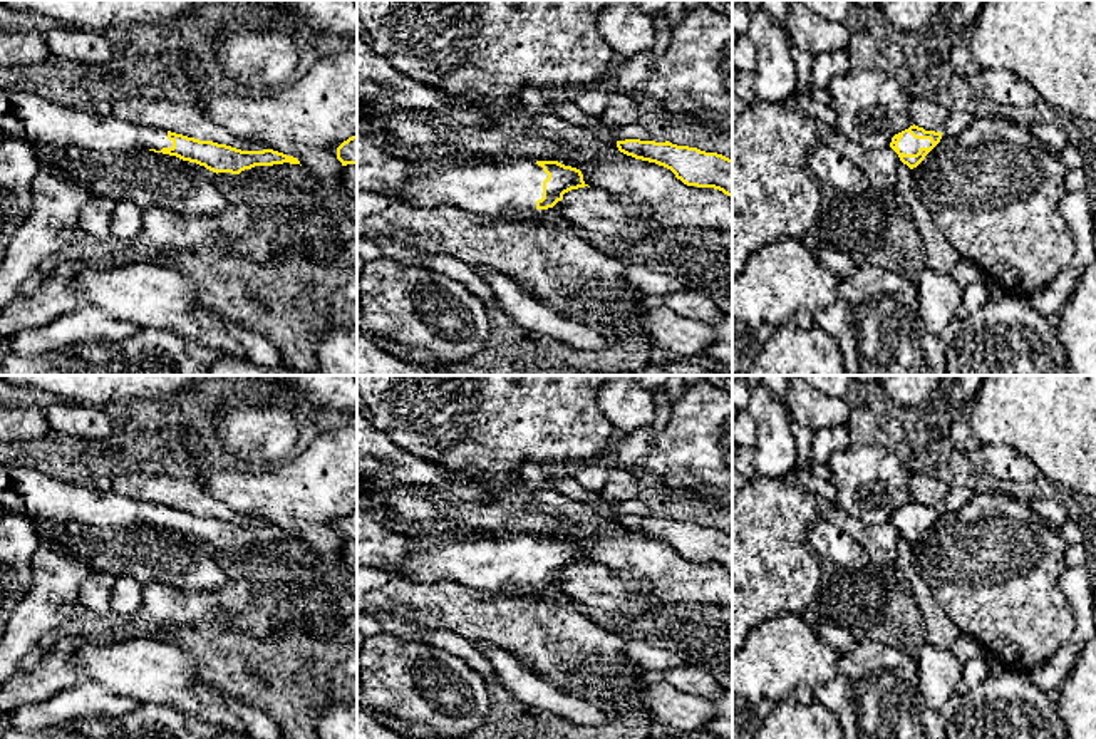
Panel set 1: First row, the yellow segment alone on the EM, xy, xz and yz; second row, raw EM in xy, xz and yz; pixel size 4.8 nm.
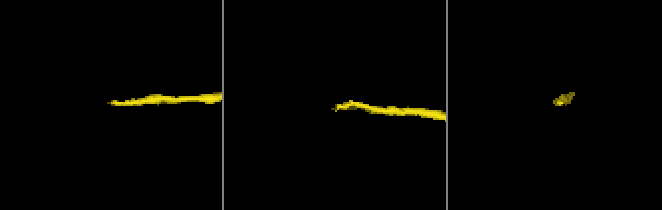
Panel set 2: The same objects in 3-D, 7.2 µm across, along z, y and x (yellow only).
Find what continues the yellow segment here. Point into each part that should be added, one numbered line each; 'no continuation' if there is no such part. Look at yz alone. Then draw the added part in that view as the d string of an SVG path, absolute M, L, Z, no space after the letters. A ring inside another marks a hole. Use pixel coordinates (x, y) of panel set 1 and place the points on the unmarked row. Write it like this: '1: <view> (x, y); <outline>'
1: yz (909, 520); M905 508L898 518L900 528L917 530L920 523L930 523L930 514L915 514L910 508Z

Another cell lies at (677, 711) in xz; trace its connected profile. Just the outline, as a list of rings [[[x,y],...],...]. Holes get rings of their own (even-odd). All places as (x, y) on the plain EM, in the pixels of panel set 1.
[[[660,677],[644,692],[642,716],[654,726],[665,727],[667,732],[706,736],[714,709],[707,699],[677,690]]]

